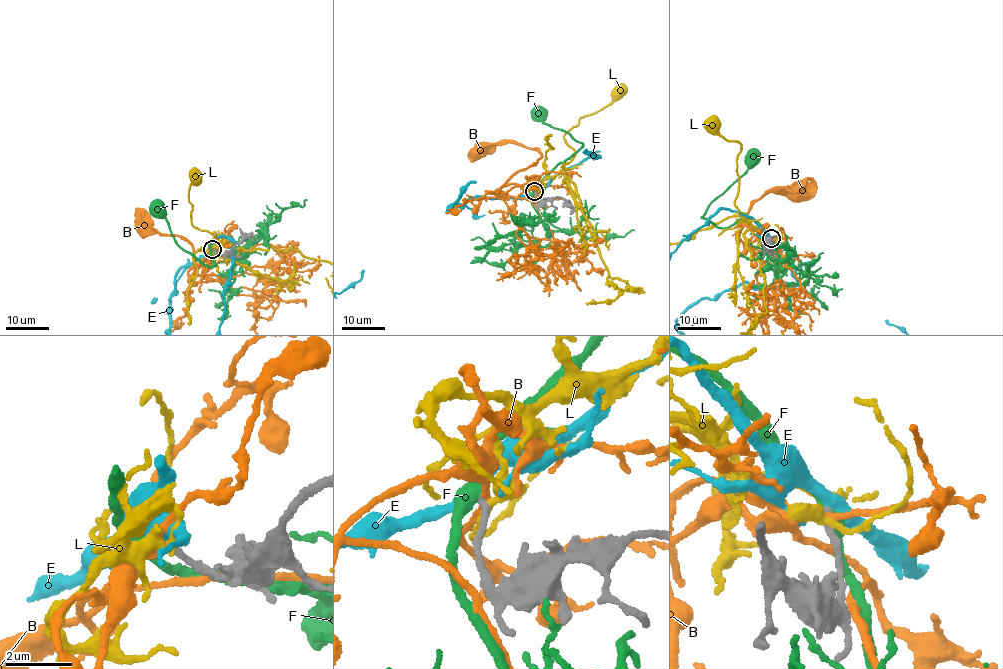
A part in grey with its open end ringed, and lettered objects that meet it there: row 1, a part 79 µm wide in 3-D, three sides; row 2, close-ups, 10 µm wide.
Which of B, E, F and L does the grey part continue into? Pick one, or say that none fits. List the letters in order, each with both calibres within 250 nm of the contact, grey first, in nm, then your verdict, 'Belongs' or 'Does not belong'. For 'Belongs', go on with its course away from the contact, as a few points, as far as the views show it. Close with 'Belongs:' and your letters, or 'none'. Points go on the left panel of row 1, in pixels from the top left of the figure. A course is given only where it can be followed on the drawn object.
B: Thickness 240 nm (grey) against 160 nm. Does not belong
E: Thickness 200 nm (grey) against 360 nm. Does not belong
F: Thickness 200 nm (grey) against 360 nm. Does not belong
L: Thickness 240 nm (grey) against 320 nm. Does not belong
Belongs: none

